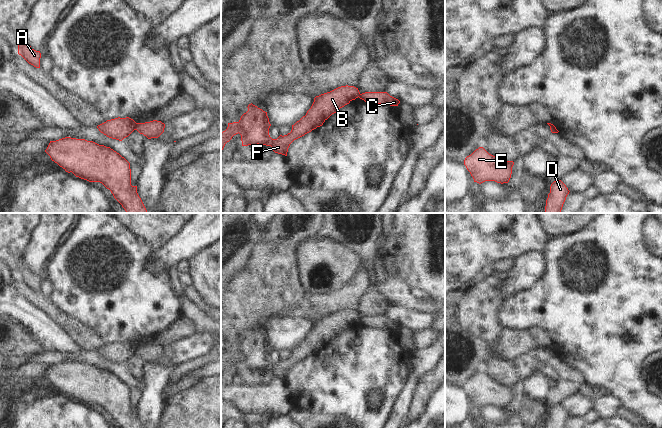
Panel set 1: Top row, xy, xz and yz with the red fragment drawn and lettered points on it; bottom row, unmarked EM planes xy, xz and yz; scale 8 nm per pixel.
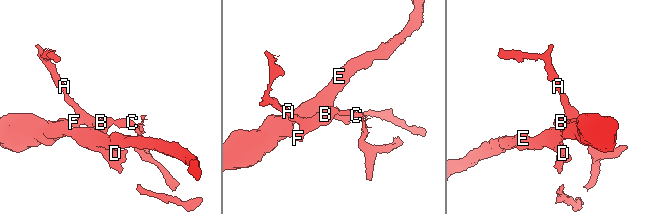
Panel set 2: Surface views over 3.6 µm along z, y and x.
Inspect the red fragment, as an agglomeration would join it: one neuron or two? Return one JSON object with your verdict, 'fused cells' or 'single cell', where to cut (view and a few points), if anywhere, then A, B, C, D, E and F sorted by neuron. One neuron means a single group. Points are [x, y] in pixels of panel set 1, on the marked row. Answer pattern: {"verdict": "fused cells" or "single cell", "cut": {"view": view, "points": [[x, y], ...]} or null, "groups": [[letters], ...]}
{"verdict": "fused cells", "cut": {"view": "xy", "points": [[137, 123], [134, 129]]}, "groups": [["A", "B", "D", "E", "F"], ["C"]]}

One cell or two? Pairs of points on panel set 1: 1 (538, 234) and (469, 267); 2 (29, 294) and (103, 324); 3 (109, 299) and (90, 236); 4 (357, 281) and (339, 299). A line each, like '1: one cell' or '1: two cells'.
1: one cell
2: two cells
3: one cell
4: one cell

